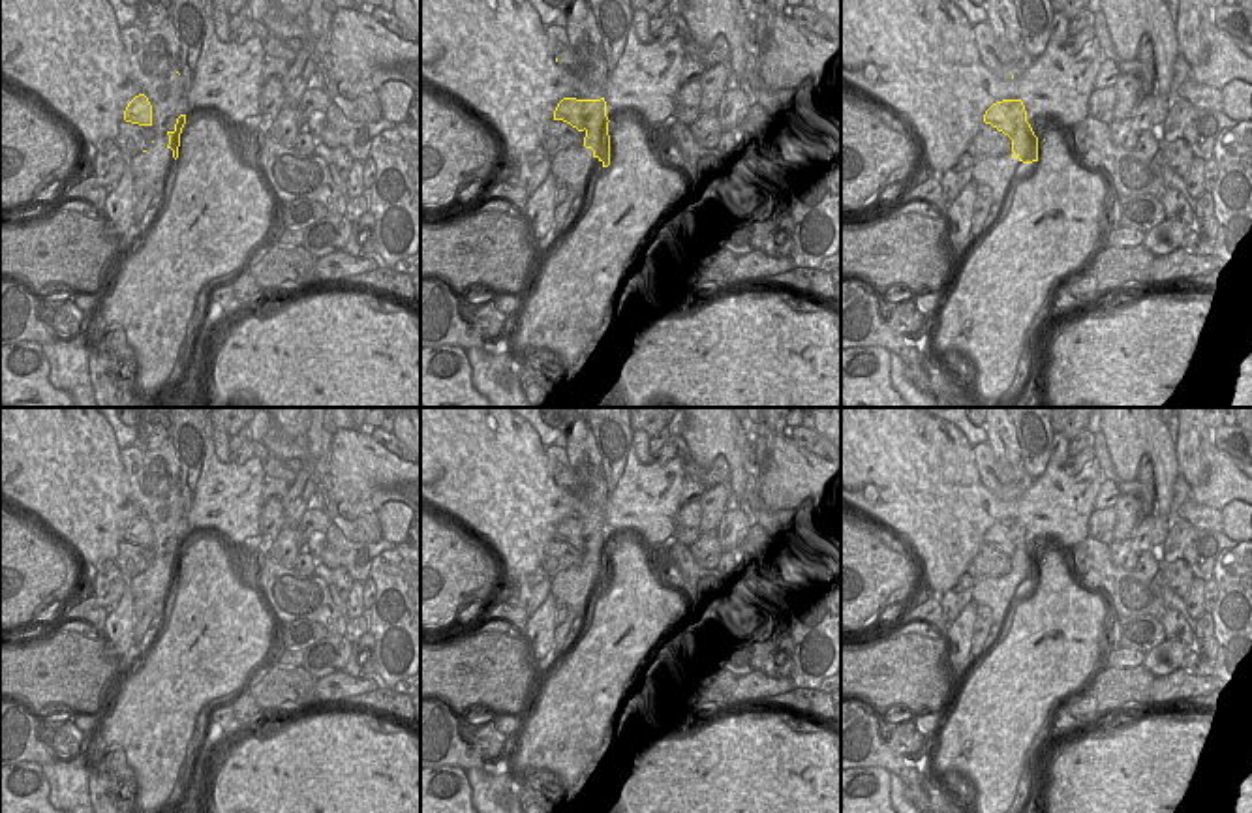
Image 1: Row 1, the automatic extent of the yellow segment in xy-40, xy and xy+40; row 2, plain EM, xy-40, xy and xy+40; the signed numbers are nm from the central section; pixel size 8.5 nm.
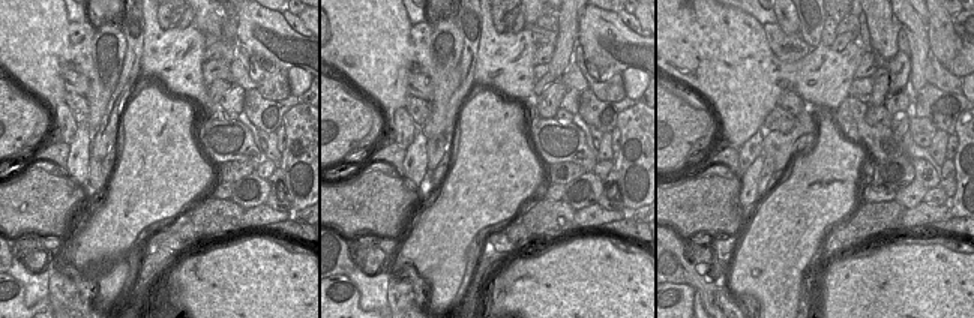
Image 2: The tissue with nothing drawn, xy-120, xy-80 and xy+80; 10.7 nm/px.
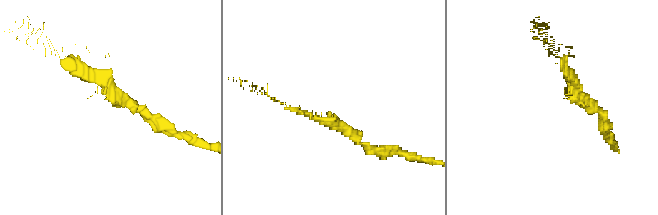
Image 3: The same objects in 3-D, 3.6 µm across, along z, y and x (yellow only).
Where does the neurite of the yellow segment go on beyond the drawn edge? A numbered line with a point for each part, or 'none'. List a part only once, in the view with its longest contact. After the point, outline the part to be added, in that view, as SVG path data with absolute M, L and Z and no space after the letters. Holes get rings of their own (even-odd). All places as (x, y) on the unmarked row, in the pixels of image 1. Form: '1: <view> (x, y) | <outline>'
1: xy-40 (164, 513) | M128 475L130 488L133 498L139 501L145 516L152 526L152 550L158 552L175 552L176 537L175 526L182 516L182 496L173 490L163 498L146 496L133 475Z

